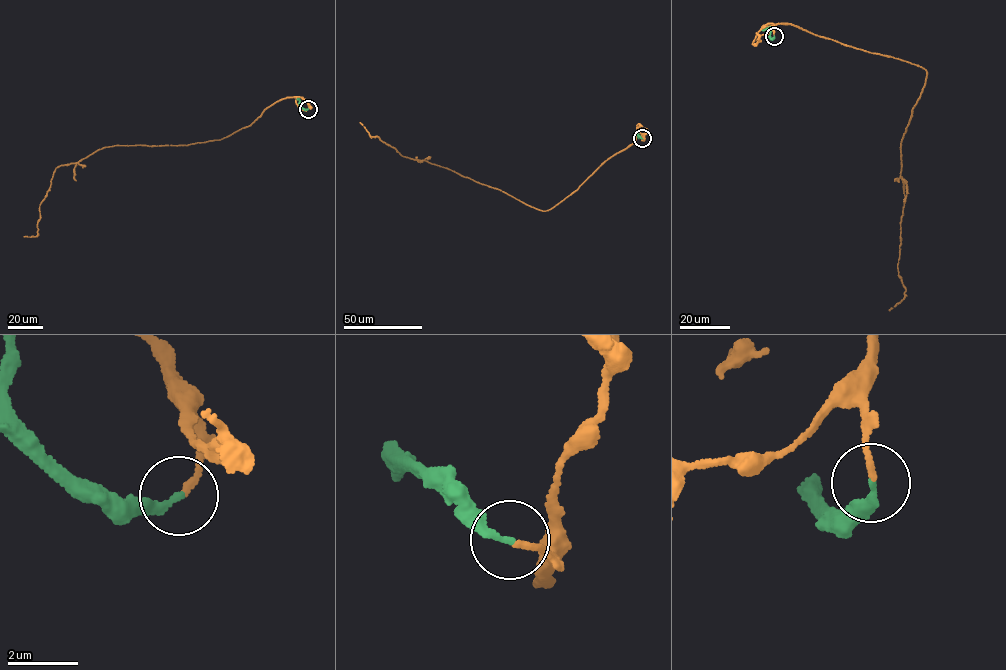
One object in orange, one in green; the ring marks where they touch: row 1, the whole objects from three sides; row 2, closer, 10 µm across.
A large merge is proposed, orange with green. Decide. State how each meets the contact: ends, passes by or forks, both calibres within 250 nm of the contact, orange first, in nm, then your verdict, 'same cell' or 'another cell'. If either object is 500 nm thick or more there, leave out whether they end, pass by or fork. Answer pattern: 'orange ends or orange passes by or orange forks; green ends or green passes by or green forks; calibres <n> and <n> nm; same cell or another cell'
orange ends; green ends; calibres 170 and 220 nm; same cell

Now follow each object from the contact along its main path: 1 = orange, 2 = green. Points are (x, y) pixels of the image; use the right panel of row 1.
1: (774, 36), (772, 23), (762, 26), (789, 24), (927, 71), (901, 141), (897, 265), (905, 289), (889, 310)
2: (774, 36), (769, 36), (770, 28), (762, 30)

